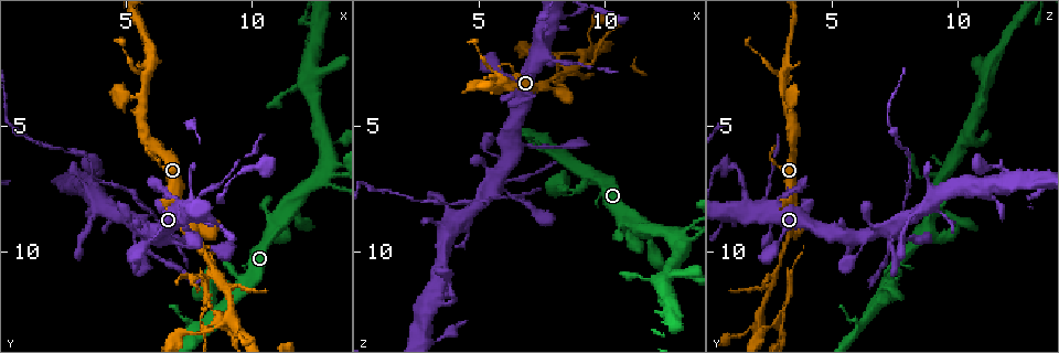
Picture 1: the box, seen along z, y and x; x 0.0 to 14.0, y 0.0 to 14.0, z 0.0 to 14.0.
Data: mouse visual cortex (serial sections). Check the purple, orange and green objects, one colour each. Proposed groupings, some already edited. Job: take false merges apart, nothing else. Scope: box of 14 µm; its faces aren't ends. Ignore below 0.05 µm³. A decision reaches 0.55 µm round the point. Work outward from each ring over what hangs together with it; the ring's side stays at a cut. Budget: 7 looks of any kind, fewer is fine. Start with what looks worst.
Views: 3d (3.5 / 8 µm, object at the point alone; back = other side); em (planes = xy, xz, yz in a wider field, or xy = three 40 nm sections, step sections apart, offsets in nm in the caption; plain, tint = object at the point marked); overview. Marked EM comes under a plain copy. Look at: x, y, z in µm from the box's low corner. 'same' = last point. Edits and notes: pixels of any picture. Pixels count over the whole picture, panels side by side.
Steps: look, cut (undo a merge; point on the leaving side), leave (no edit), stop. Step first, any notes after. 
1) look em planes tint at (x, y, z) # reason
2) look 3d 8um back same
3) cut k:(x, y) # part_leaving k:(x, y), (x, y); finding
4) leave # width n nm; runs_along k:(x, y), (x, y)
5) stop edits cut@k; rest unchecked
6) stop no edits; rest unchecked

look 3d 3.5um at (8.2, 13.1, 2.2) # sudden change in width

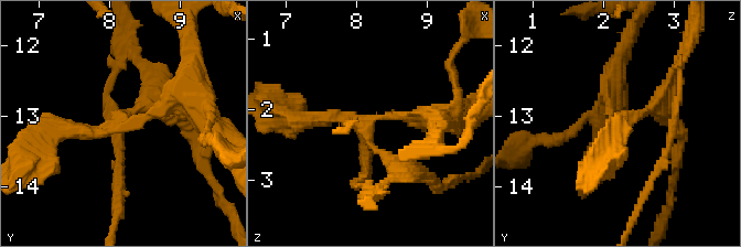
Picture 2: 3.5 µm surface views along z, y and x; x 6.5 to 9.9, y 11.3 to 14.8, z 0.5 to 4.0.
look em xy step 5 tint at (8.20, 13.10, 2.20) # arms 3; arm_widths 200, 200, 250 nm; now the EM

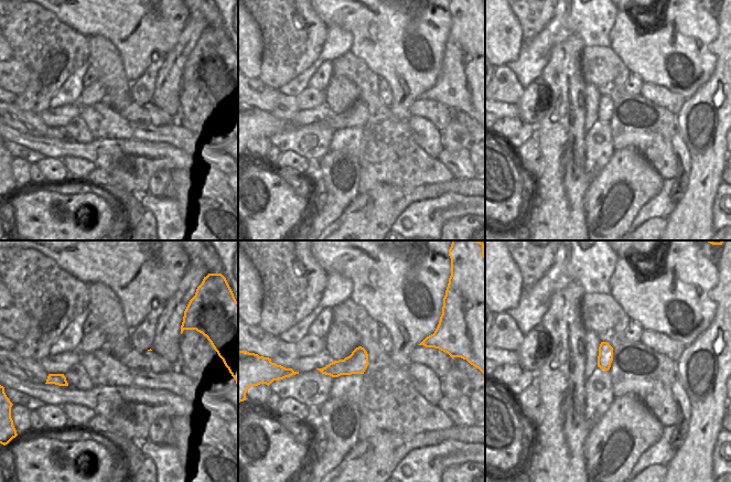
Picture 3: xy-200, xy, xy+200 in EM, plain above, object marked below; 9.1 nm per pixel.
look em planes tint same # cut it another way

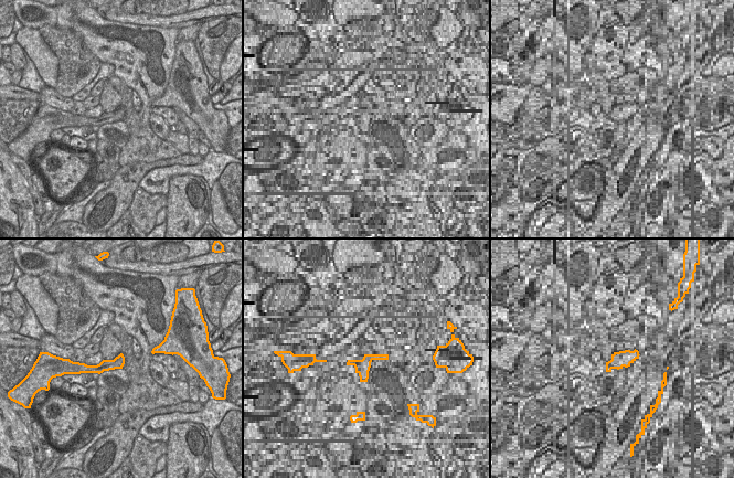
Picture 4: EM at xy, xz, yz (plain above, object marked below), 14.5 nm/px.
cut 2:(143, 106) # part_leaving 2:(132, 118), (149, 95), (139, 64); a second cell is stuck on

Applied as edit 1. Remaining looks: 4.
look 3d 8um at (7.9, 7.7, 2.5) # narrows sharply

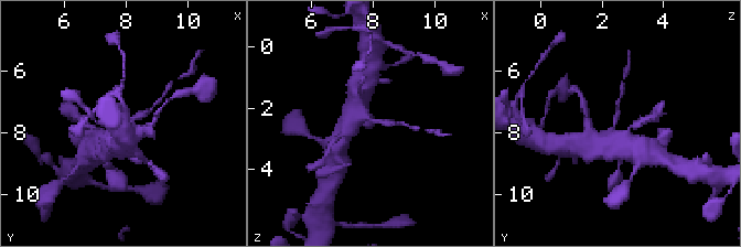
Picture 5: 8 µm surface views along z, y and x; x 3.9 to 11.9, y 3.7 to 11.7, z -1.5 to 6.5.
look 3d 3.5um at (8.0, 7.8, 2.4) # zoom in

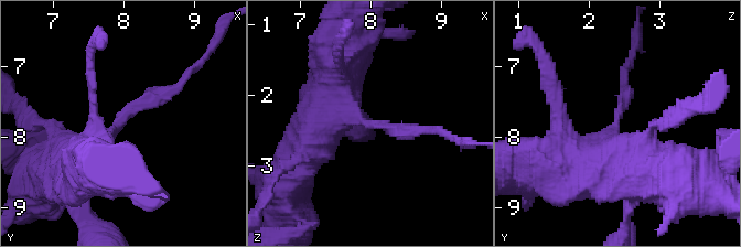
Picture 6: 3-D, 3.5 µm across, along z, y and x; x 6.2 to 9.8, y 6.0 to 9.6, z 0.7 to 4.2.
look em xy step 3 tint at (7.95, 7.70, 2.45) # arm_widths 150, 600 nm

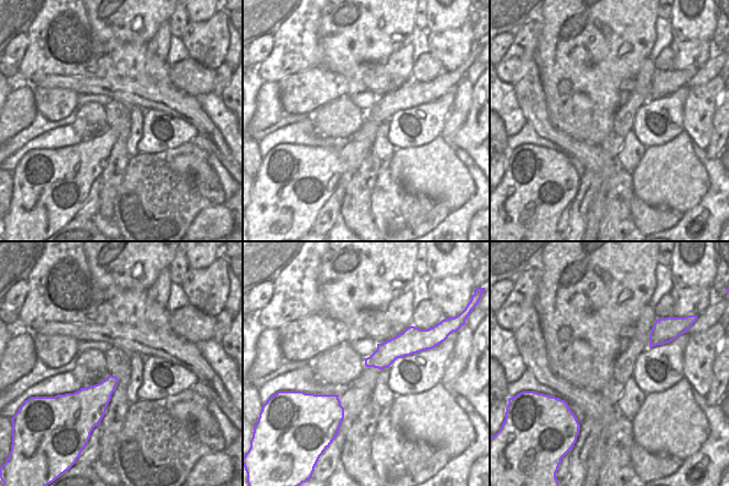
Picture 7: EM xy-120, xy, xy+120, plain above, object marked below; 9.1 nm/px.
cut 6:(395, 129) # part_leaving 6:(366, 125), (441, 130), (454, 139); two cells meet here

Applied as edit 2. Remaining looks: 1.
stop edits cut@2, cut@6; rest unchecked

